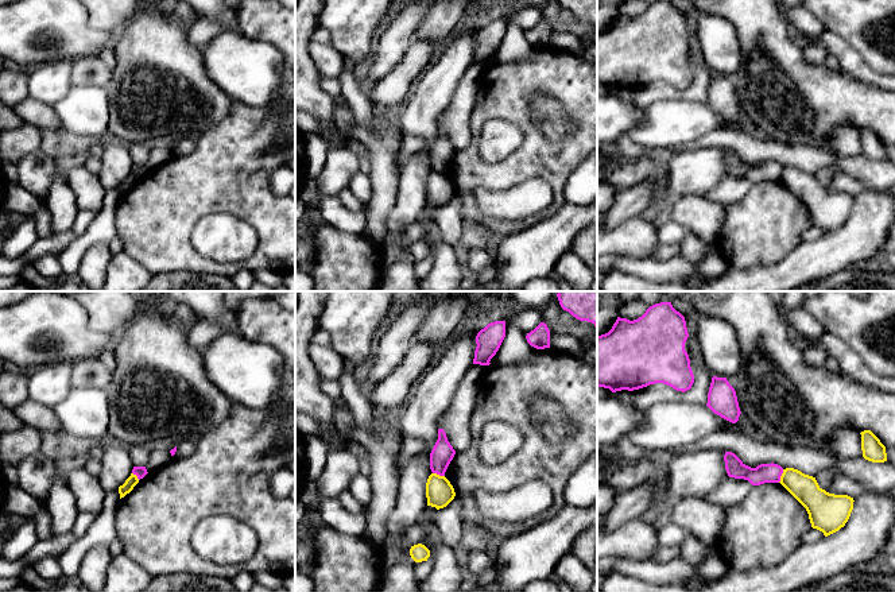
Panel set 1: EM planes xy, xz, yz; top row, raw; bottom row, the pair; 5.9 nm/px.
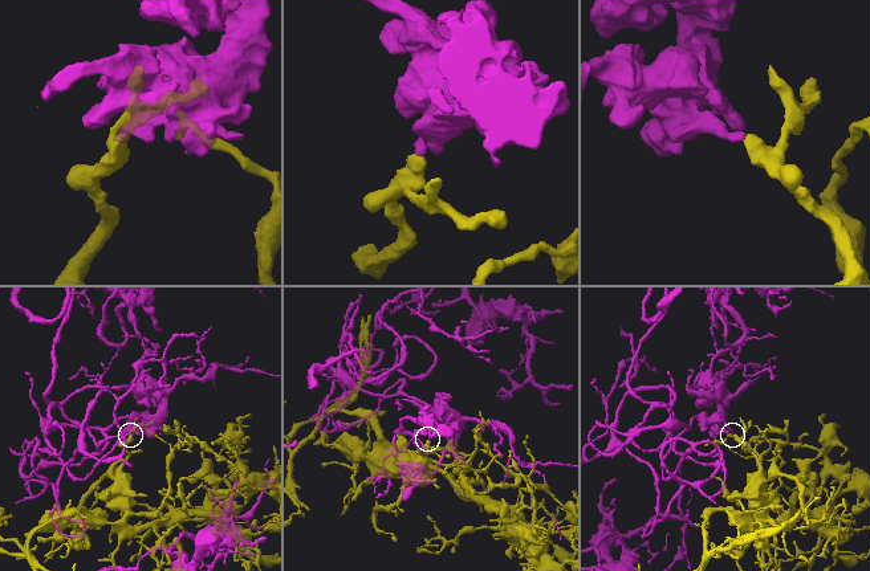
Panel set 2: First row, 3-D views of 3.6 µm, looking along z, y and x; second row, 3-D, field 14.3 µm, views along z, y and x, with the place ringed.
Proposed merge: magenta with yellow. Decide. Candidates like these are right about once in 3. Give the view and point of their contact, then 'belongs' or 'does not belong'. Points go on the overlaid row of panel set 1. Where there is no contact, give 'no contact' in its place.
contact yz (781, 475); does not belong

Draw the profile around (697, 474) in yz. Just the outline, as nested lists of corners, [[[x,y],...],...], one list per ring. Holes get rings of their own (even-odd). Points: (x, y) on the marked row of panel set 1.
[[[705,449],[675,456],[669,464],[667,492],[673,499],[704,498],[725,477],[724,450]]]

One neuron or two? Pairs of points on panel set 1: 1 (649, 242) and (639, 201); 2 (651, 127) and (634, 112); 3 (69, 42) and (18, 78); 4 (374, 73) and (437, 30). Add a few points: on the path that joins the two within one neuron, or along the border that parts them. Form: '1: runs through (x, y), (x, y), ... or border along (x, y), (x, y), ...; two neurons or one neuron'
1: border along (640, 215), (632, 216), (611, 228); two neurons
2: border along (644, 108), (644, 119), (627, 134); two neurons
3: border along (16, 66), (27, 70); two neurons
4: runs through (390, 65), (421, 34); one neuron

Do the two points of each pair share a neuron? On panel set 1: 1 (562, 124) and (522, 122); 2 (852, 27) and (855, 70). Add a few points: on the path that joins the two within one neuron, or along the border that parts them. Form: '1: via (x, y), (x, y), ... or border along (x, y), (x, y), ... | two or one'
1: border along (574, 123), (560, 140), (542, 131) | two
2: border along (825, 30), (840, 35), (874, 70) | two

